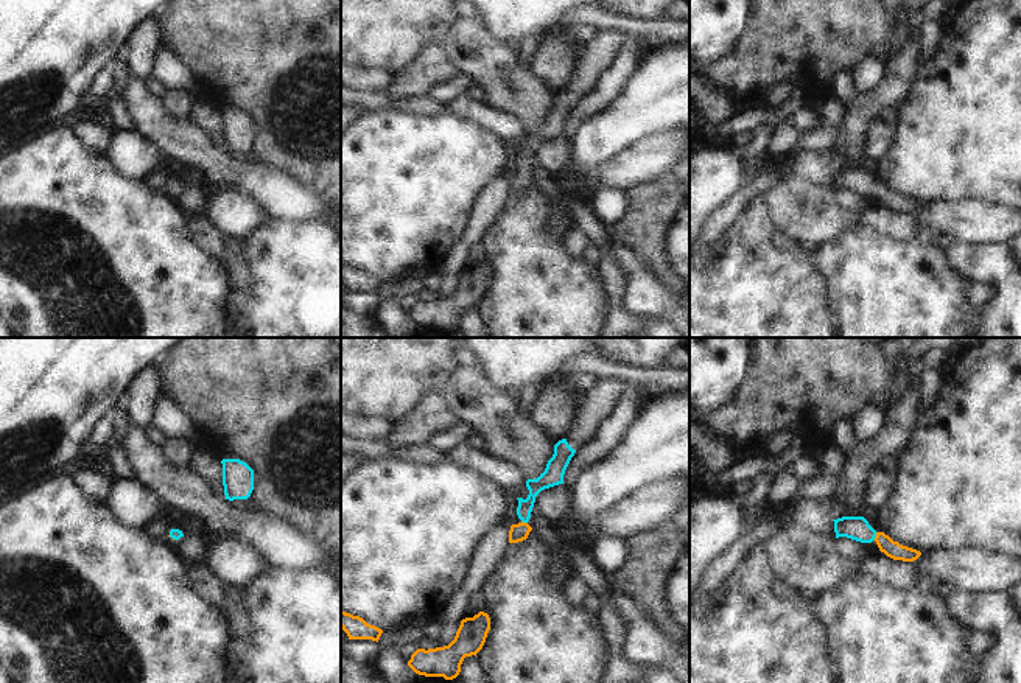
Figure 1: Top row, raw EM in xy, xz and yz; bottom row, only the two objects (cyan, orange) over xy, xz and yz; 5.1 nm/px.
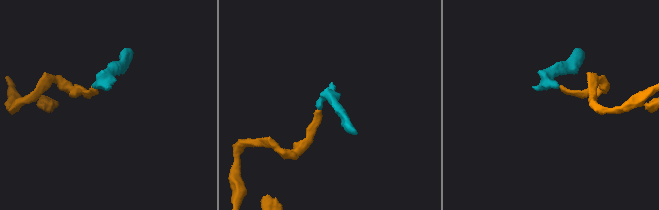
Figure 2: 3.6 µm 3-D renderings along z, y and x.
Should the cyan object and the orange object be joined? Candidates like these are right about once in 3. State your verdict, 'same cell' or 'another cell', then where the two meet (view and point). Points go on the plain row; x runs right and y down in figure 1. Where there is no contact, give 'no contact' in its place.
same cell; meets cyan in yz at (875, 187)

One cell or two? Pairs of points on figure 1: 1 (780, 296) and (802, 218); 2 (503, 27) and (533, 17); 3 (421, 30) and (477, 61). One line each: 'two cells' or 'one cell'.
1: two cells
2: one cell
3: two cells

